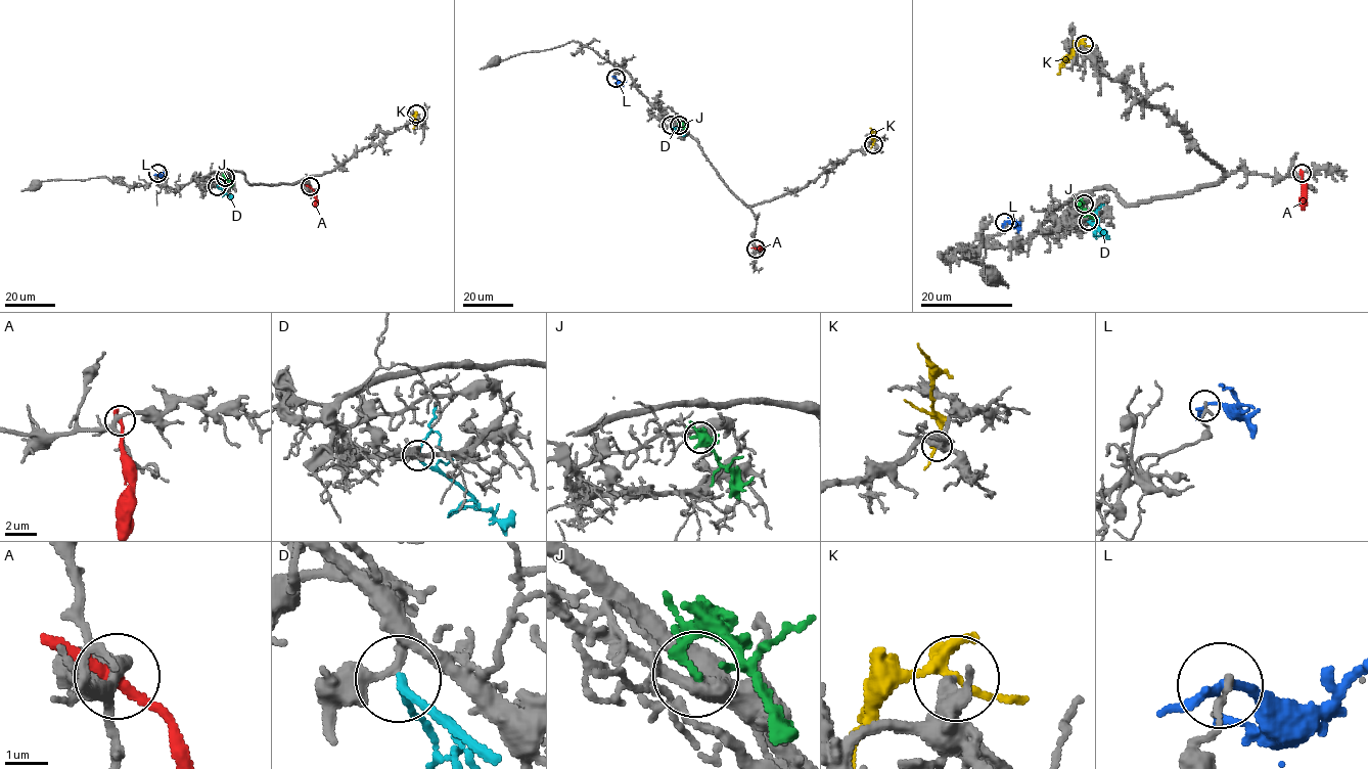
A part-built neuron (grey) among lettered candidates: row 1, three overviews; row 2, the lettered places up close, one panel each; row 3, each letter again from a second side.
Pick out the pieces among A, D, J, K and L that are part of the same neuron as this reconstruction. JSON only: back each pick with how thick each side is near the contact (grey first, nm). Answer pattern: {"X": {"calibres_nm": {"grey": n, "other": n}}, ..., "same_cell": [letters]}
{"D": {"calibres_nm": {"grey": 200, "other": 160}}, "same_cell": ["D"]}

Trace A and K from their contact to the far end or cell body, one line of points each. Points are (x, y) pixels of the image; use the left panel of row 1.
A: (310, 187), (315, 207)
K: (416, 114), (413, 129)

